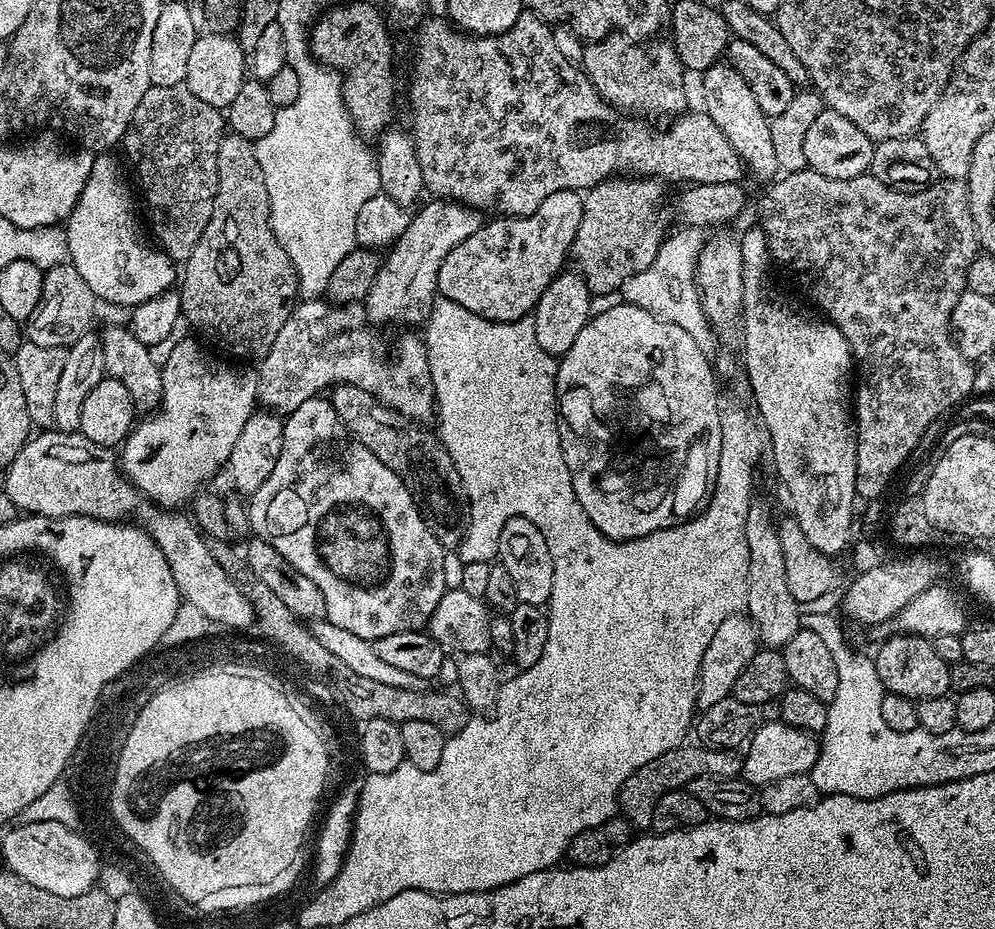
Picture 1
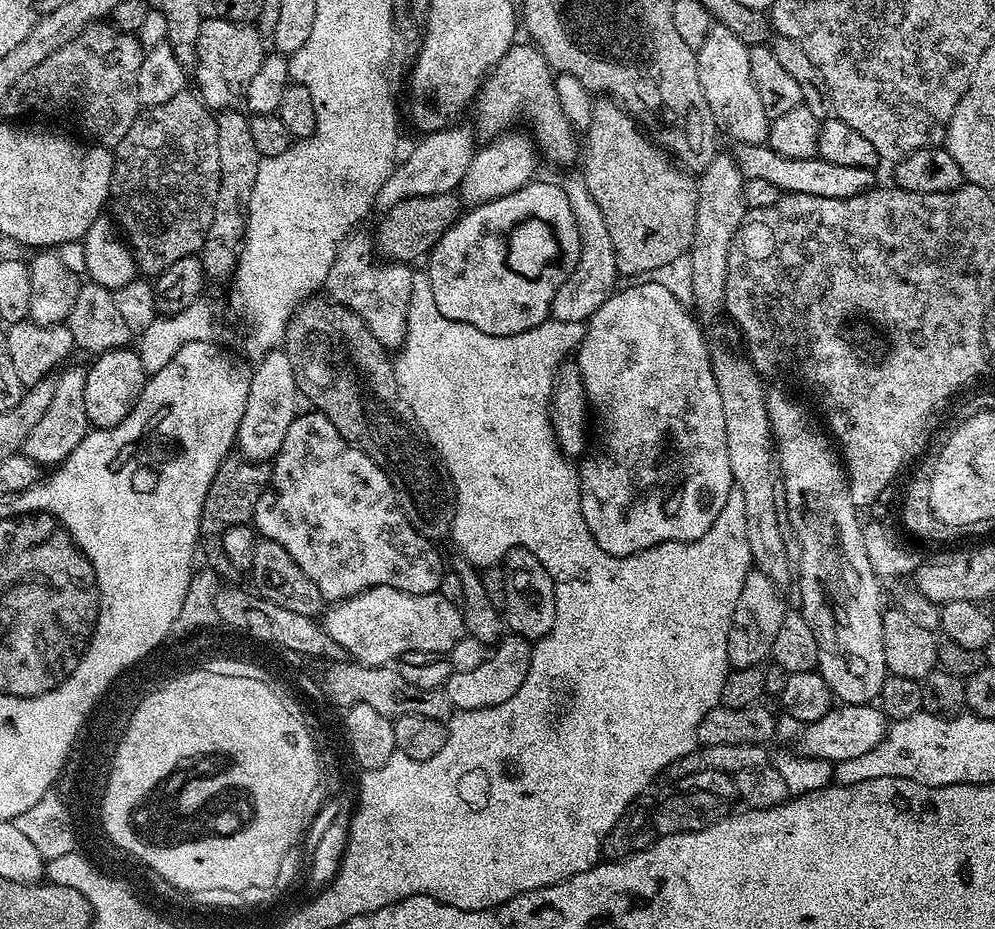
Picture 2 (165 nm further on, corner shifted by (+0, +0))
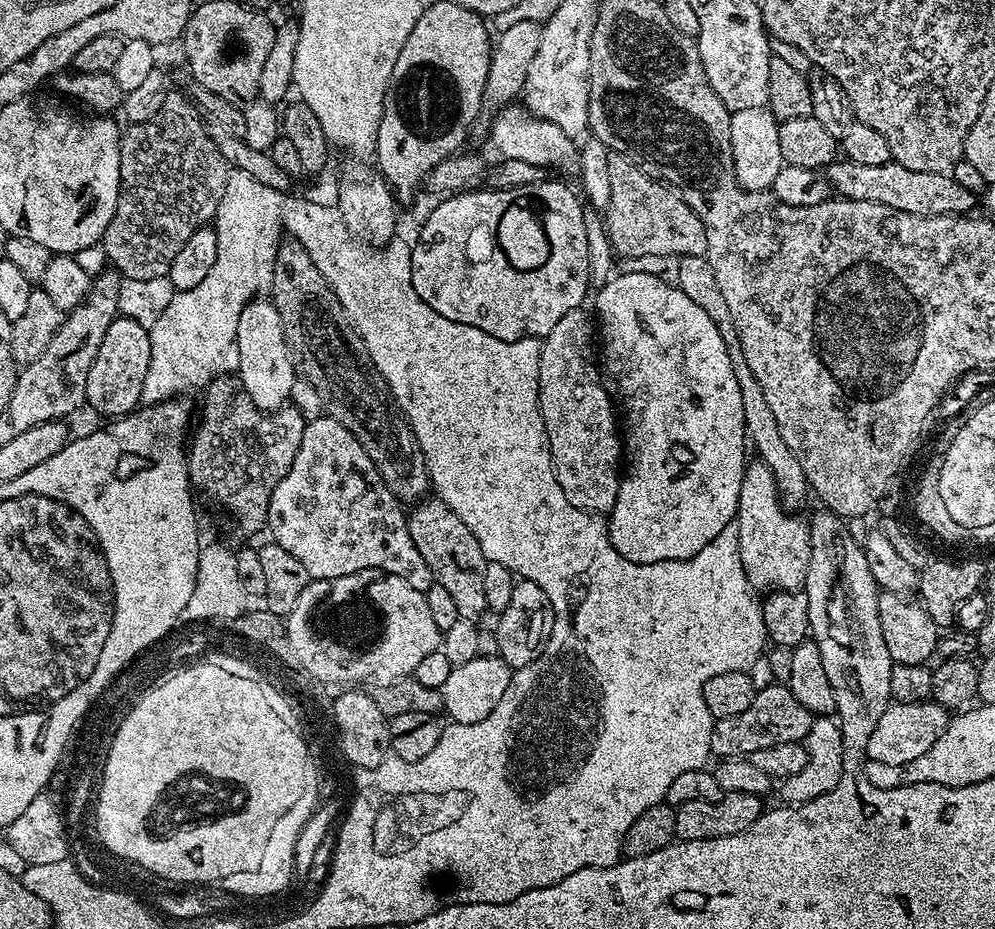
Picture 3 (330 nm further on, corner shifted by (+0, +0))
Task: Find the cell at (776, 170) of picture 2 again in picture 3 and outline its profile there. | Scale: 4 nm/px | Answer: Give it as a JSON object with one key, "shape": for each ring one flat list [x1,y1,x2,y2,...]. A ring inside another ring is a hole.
{"shape":[[837,158,826,169,829,189,837,197,858,202,878,202,894,210,919,216,967,216,978,204,978,197,965,190,955,175,930,170,906,170,895,162,882,166,861,166,847,158]]}

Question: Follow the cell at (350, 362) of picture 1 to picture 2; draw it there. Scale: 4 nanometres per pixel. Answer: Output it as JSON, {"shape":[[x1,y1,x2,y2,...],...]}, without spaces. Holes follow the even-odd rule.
{"shape":[[361,230,349,232,346,239,336,251,334,262,330,266,330,274,326,274,323,291,329,300,341,304,366,322,370,334,378,338,385,346,399,346,404,342,408,329,408,307,412,301,414,279,407,263,393,262,387,258,378,258,374,251,374,240]]}

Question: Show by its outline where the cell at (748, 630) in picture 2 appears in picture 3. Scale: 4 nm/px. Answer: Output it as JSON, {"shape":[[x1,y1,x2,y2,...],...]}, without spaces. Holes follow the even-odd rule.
{"shape":[[758,458,753,459,753,464,751,461,744,469,744,481,736,511,742,570,749,585,760,594,803,589,812,557,809,521,791,516,796,514,780,503,776,473,770,471]]}

